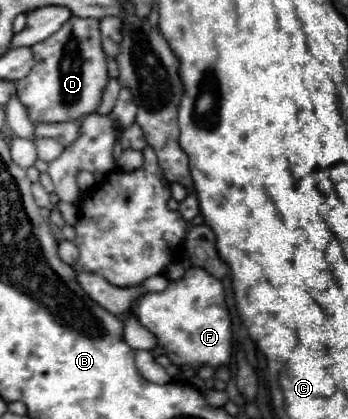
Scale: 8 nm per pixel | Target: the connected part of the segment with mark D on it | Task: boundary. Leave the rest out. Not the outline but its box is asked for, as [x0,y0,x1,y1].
[16,16,108,122]

